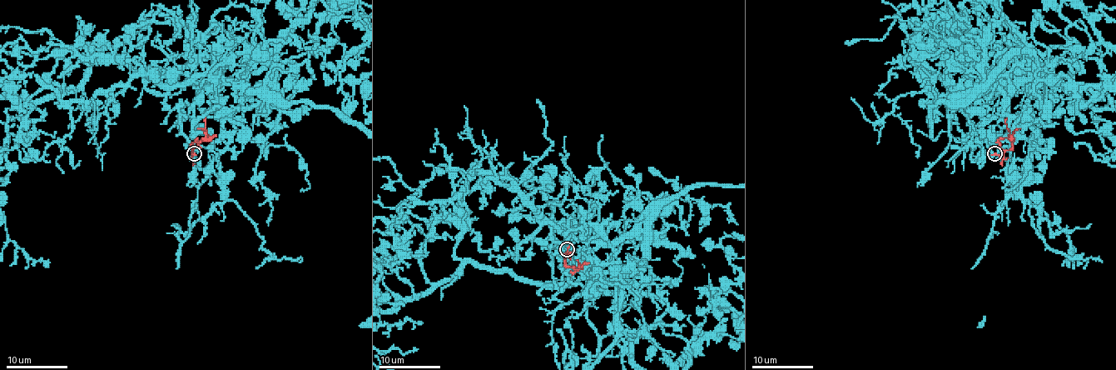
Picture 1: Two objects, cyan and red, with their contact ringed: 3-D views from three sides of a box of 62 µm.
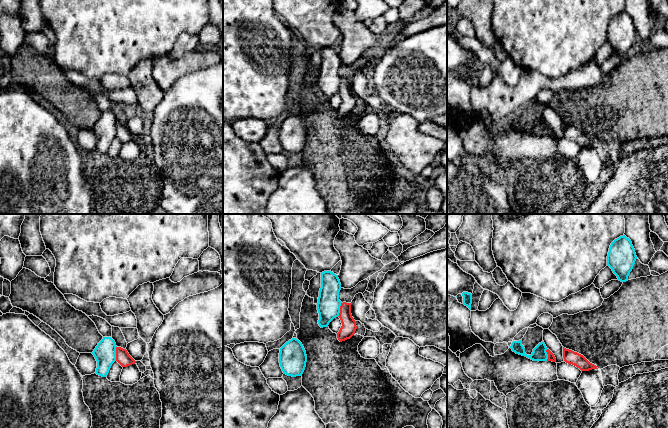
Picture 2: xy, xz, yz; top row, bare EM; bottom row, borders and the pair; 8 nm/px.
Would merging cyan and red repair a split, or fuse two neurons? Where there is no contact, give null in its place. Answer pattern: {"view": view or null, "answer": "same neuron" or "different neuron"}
{"view": "xy", "answer": "different neuron"}

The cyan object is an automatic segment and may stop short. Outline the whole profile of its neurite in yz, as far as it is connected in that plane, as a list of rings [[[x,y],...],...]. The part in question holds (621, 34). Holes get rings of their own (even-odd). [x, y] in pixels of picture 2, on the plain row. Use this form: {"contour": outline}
{"contour": [[[625,11],[615,15],[609,24],[607,41],[621,58],[628,57],[628,52],[637,35],[632,18]]]}

